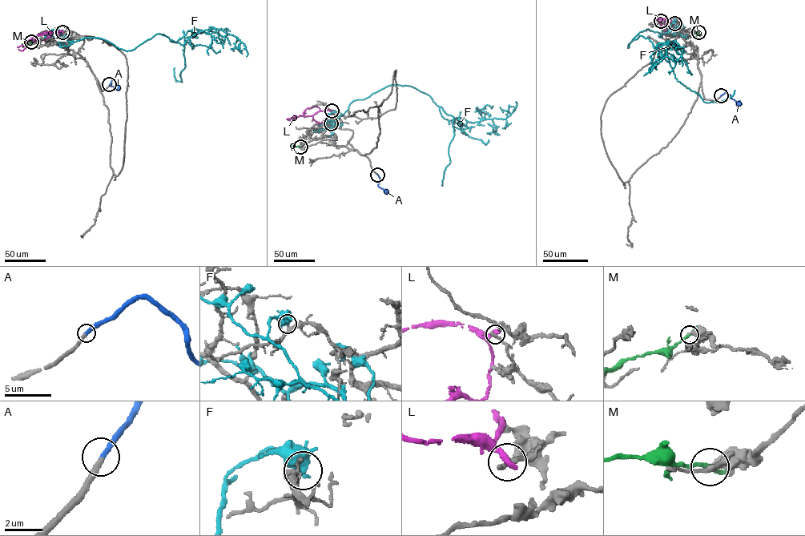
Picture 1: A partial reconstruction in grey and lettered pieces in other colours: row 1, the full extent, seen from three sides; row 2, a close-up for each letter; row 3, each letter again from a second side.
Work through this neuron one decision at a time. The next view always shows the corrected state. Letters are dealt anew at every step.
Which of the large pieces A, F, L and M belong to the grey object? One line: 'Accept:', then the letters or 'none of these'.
Accept: A

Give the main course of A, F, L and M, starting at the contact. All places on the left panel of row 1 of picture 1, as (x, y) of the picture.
A: (109, 84), (111, 80), (110, 86), (120, 88)
F: (62, 33), (67, 41), (98, 38), (126, 51), (163, 34), (184, 45), (182, 82), (176, 81), (174, 67)
L: (62, 32), (38, 34), (25, 43), (22, 50), (18, 49)
M: (31, 42), (22, 43)

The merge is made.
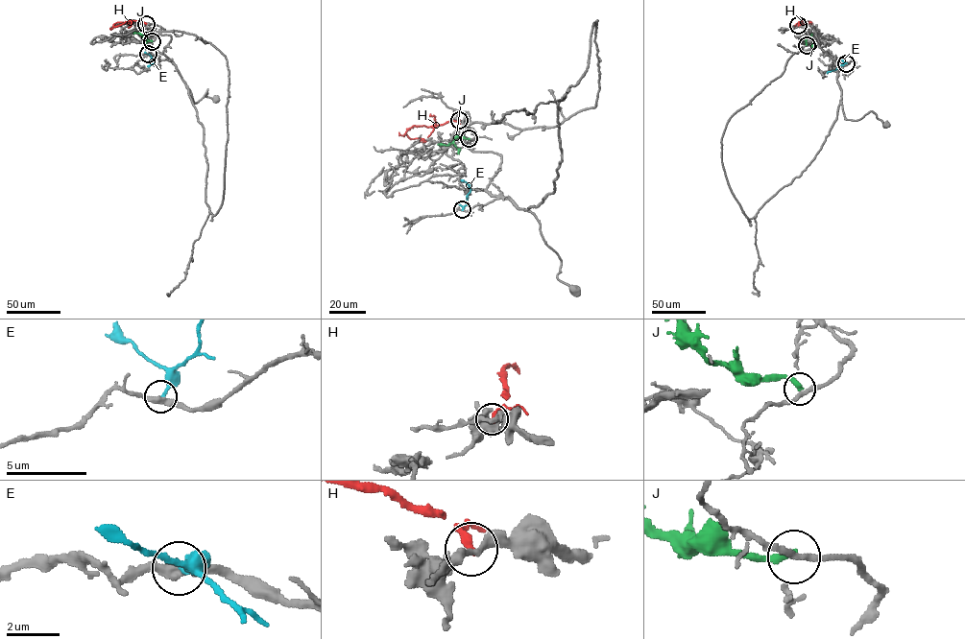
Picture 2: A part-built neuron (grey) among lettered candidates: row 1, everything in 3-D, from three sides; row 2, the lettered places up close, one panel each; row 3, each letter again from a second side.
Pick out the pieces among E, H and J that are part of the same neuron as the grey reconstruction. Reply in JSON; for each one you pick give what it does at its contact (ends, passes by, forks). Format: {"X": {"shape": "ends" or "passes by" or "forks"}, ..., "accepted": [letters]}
{"accepted": []}

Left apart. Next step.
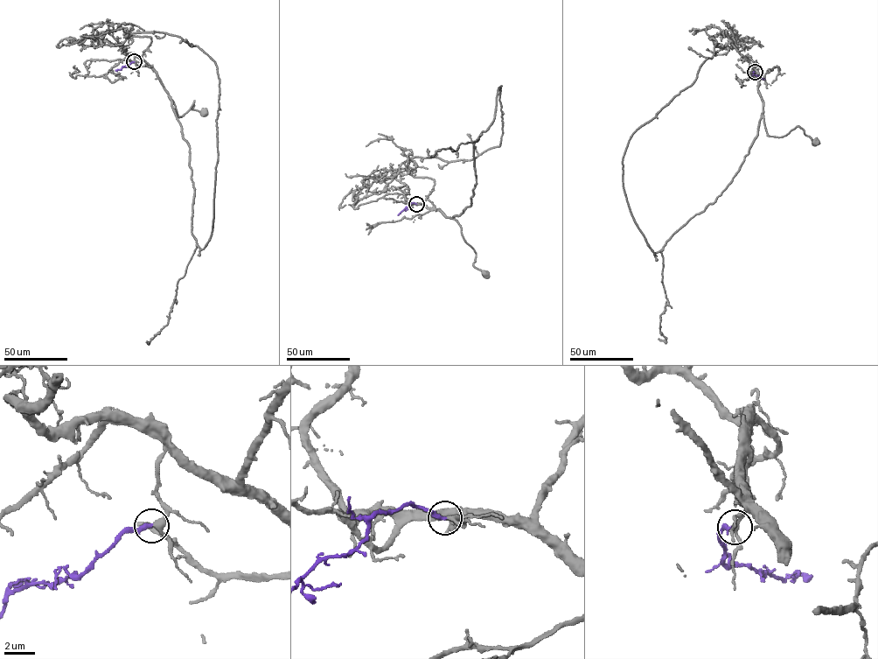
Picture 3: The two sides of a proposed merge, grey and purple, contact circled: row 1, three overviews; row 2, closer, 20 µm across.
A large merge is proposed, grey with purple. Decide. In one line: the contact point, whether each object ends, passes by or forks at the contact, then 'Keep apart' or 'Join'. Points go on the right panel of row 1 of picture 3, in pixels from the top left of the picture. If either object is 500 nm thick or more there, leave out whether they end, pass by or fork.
Place: (755, 72). At the ring grey passes by. At the ring purple ends. Join

